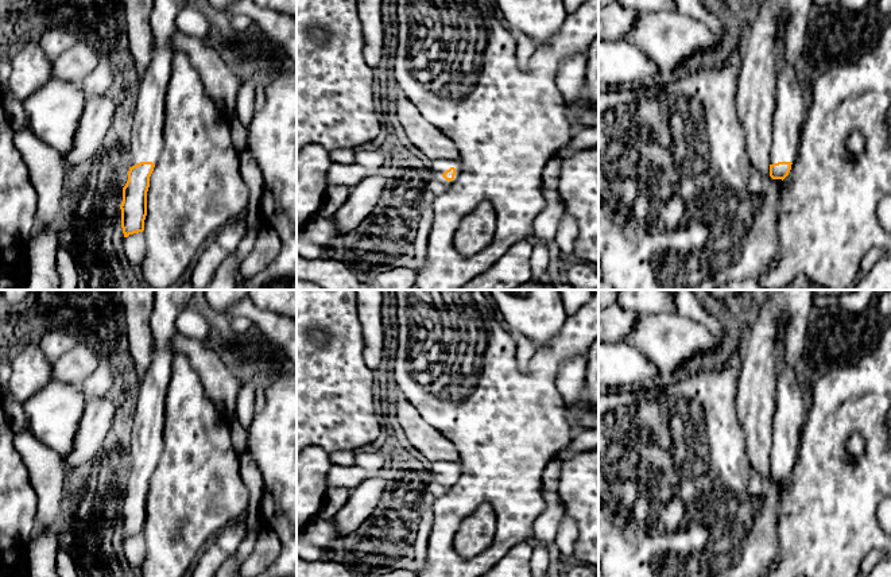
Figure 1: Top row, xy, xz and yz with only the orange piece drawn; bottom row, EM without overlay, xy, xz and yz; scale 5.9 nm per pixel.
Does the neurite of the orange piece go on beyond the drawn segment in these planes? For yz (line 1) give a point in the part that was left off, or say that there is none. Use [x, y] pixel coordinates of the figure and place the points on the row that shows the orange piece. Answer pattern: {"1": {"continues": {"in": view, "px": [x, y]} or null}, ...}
{"1": {"continues": {"in": "yz", "px": [790, 109]}}}

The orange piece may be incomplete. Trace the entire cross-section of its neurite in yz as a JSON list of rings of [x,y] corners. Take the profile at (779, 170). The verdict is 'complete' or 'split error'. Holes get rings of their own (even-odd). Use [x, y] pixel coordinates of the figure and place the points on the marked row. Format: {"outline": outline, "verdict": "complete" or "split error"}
{"outline": [[[778,40],[775,111],[770,148],[770,177],[785,179],[797,159],[802,124],[807,107],[794,65],[783,58],[783,44]]], "verdict": "split error"}

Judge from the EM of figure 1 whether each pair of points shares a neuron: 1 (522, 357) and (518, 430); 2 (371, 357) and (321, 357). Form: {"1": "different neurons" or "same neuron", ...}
{"1": "different neurons", "2": "different neurons"}

